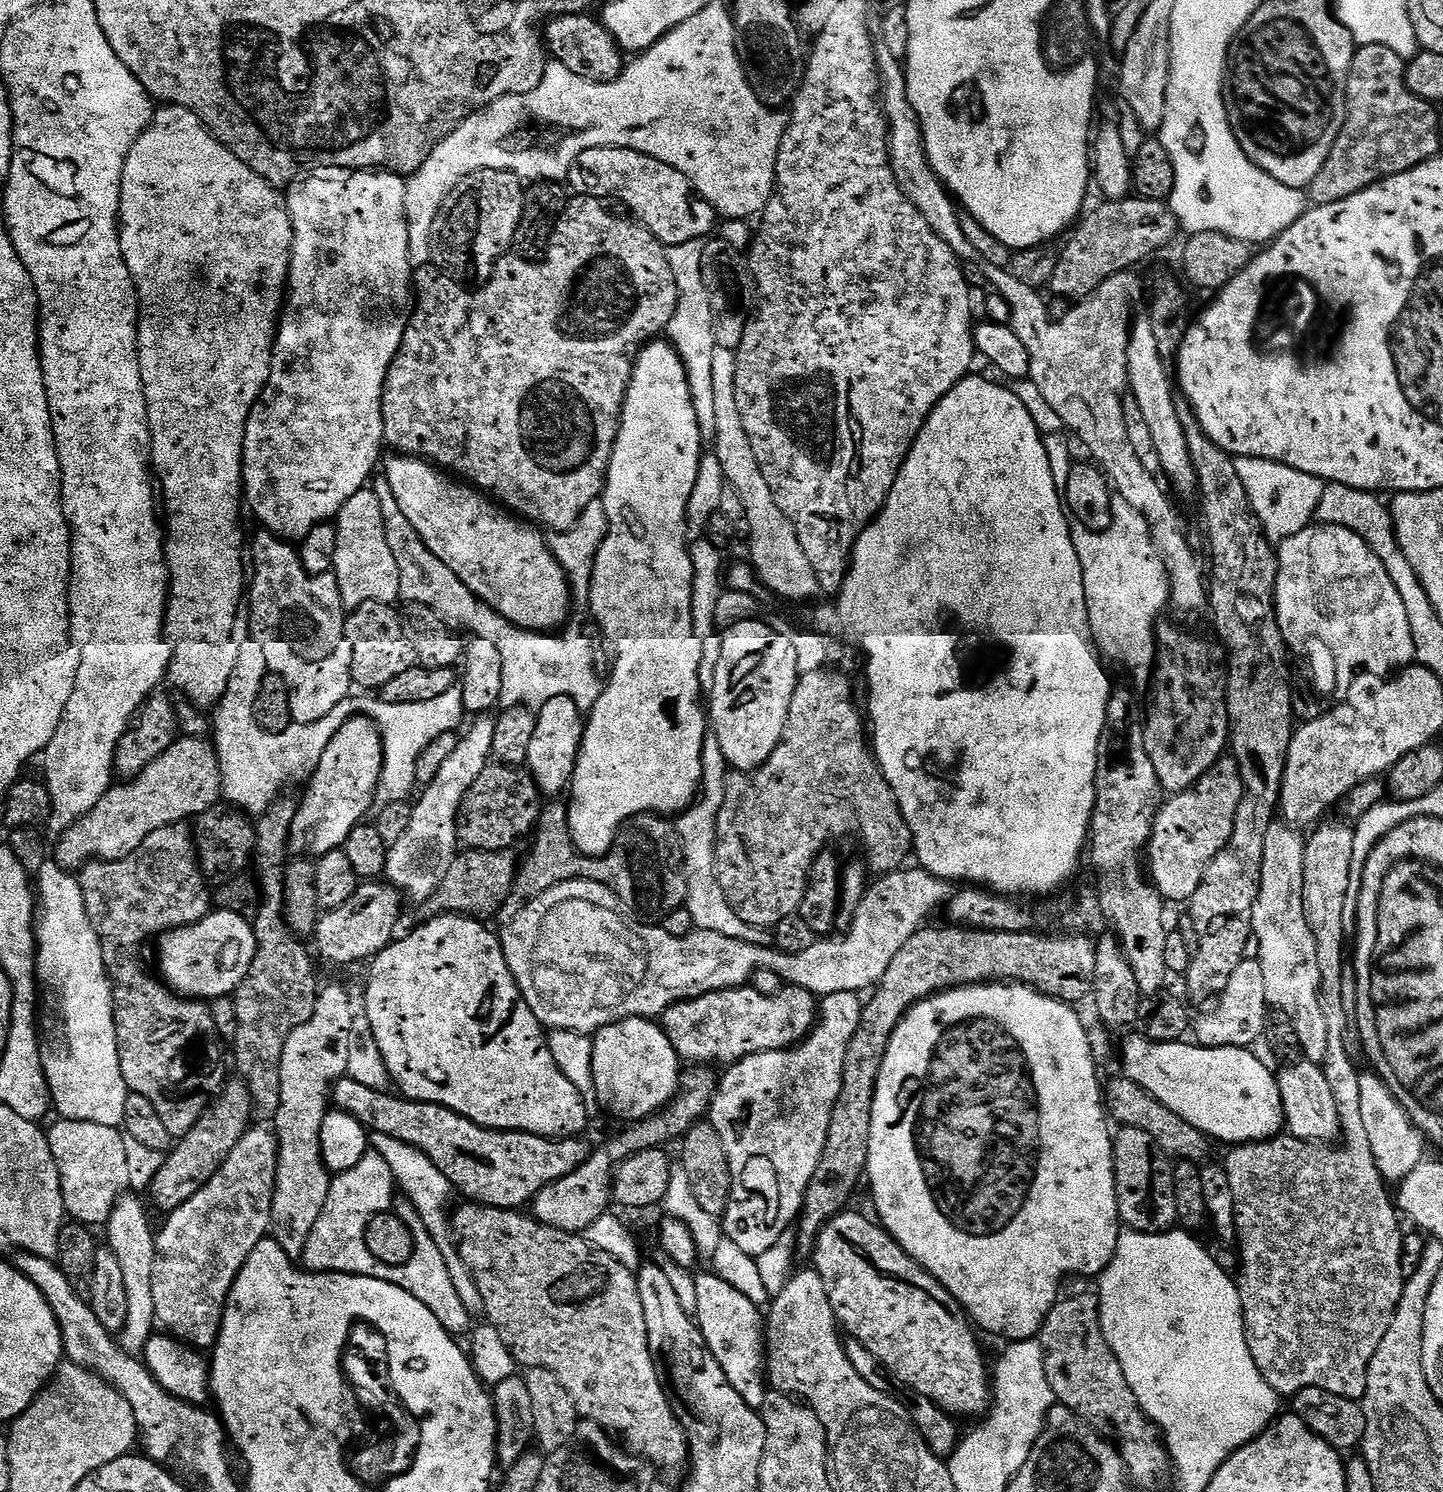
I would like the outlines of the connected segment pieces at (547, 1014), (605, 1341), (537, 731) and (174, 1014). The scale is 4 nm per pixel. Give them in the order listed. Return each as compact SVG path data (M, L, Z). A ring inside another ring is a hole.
M905 866L894 872L883 873L879 877L880 880L871 885L868 889L868 894L864 898L863 904L860 905L860 911L856 913L855 920L852 921L847 929L848 936L840 936L837 940L833 938L820 938L813 942L805 952L799 952L793 956L787 952L781 952L772 946L761 946L751 944L745 940L738 938L726 938L726 934L714 934L713 932L694 931L689 936L682 938L674 938L674 934L666 934L666 930L662 926L651 928L648 924L639 924L636 920L631 920L627 916L630 912L629 905L625 904L619 896L615 896L605 884L599 884L593 880L571 880L570 882L562 882L558 886L554 886L550 890L546 890L540 896L527 901L523 906L524 909L505 926L504 932L499 933L500 945L506 954L506 962L510 966L510 970L514 974L516 984L520 988L520 993L524 995L524 1001L530 1006L530 1010L534 1010L534 1014L540 1019L540 1023L545 1029L551 1030L561 1028L562 1030L574 1030L575 1032L583 1032L585 1034L595 1034L600 1029L616 1024L620 1020L635 1020L637 1018L660 1018L663 1017L664 1011L670 1006L674 1006L683 1000L693 1000L702 994L710 994L717 992L723 988L742 988L745 987L753 979L753 976L760 969L766 971L776 971L784 980L785 985L793 988L805 988L810 990L812 995L817 998L823 998L830 994L842 994L843 992L854 992L864 994L864 991L875 989L880 983L880 979L890 970L890 964L894 962L894 958L898 958L898 952L902 950L910 942L910 938L914 938L914 934L920 931L929 923L928 920L932 916L932 912L936 912L945 907L949 898L952 897L954 888L949 881L930 874L924 871L919 866Z
M464 1202L461 1205L461 1208L454 1212L452 1216L452 1231L460 1246L460 1256L468 1268L469 1274L472 1275L473 1282L476 1283L478 1290L482 1294L484 1299L483 1315L486 1317L487 1323L497 1328L498 1334L506 1342L506 1346L509 1347L510 1354L513 1355L517 1365L524 1370L530 1368L550 1370L556 1375L558 1382L562 1382L566 1394L570 1394L577 1413L583 1419L592 1420L595 1424L603 1426L609 1433L615 1434L622 1441L623 1447L627 1451L634 1456L639 1456L641 1460L647 1460L653 1468L661 1473L669 1474L668 1472L680 1471L683 1473L690 1460L688 1435L684 1433L680 1418L676 1415L673 1401L666 1391L661 1369L660 1372L656 1369L657 1357L654 1355L648 1341L646 1314L642 1314L642 1294L638 1294L637 1273L633 1269L626 1267L622 1262L618 1262L618 1258L614 1258L589 1244L583 1235L563 1232L561 1228L551 1228L545 1224L539 1224L535 1216L531 1214L525 1214L523 1211L510 1208L491 1208L485 1204L475 1202Z
M559 696L550 698L541 704L536 712L536 725L534 726L534 739L530 741L530 754L526 765L532 777L536 780L541 793L548 798L556 798L560 791L569 787L572 775L578 762L580 747L584 741L585 713L570 702L570 698Z
M187 823L162 826L162 830L154 830L154 834L150 834L150 838L146 838L146 842L142 842L142 846L138 846L138 850L134 850L134 854L130 854L121 860L93 860L91 864L87 864L79 871L78 879L84 891L84 897L86 898L86 910L90 914L92 925L96 928L96 932L102 942L102 958L106 962L108 976L112 979L112 997L116 1003L114 1018L116 1019L118 1048L120 1050L120 1061L122 1062L122 1076L126 1078L126 1086L128 1087L129 1093L137 1092L138 1094L142 1094L142 1098L150 1098L150 1102L154 1102L158 1114L162 1114L162 1122L166 1122L166 1130L170 1130L173 1138L184 1136L190 1129L196 1127L196 1123L202 1119L204 1113L208 1111L210 1105L213 1103L214 1097L226 1084L224 1071L227 1070L228 1064L224 1061L223 1052L226 1044L225 1041L220 1039L216 1019L214 1018L211 1007L207 1003L195 998L181 996L179 992L172 991L159 975L153 972L152 976L147 962L144 961L144 940L153 939L152 941L155 941L157 938L163 936L165 932L172 931L173 928L189 928L192 924L200 923L202 918L206 918L209 912L213 911L214 892L210 887L208 877L200 869L193 829Z

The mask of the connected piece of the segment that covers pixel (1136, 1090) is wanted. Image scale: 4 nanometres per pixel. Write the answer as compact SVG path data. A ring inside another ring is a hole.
M1127 1078L1119 1079L1112 1080L1109 1084L1107 1081L1106 1108L1115 1119L1117 1116L1121 1120L1119 1123L1123 1127L1146 1130L1156 1139L1158 1146L1162 1146L1162 1150L1170 1158L1175 1158L1177 1161L1204 1162L1209 1159L1209 1137L1198 1131L1194 1126L1190 1126L1190 1122L1186 1122L1186 1118L1178 1118L1178 1114L1174 1114L1174 1110L1162 1106L1162 1102L1158 1102L1158 1098L1154 1098L1154 1094L1142 1090L1142 1086L1138 1086L1138 1082Z

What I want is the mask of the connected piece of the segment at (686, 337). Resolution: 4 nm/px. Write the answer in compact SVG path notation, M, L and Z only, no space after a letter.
M701 240L671 244L667 247L670 274L674 274L674 282L680 291L676 312L670 318L666 329L667 339L684 364L685 376L693 400L696 401L696 414L701 433L712 434L716 430L714 418L714 380L712 363L716 339L712 329L712 307L706 290L706 282L702 278L702 250L705 243Z

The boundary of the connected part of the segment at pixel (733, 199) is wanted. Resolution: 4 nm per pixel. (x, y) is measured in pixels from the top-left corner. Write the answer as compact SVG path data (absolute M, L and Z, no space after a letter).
M714 2L710 6L706 6L706 10L694 14L694 18L682 22L682 26L667 32L657 44L639 53L633 60L636 61L633 64L631 61L618 79L605 84L594 84L587 81L586 78L577 76L560 63L548 62L544 65L542 82L538 82L538 86L534 90L530 90L524 96L503 96L501 100L495 100L487 108L473 111L465 116L463 120L457 123L453 132L449 132L444 140L434 146L434 150L428 155L426 162L422 162L419 170L407 177L404 185L406 190L404 213L408 223L409 237L416 238L416 236L420 236L422 240L428 239L430 226L434 222L442 202L450 194L450 190L454 190L454 186L458 186L458 182L462 182L462 178L470 175L471 172L481 172L485 168L486 170L509 172L522 182L564 182L567 181L570 166L574 166L578 154L582 154L582 150L594 150L595 148L625 148L626 150L634 150L638 154L646 154L650 158L658 158L658 162L666 162L666 166L674 166L674 170L681 172L692 184L692 189L696 194L703 198L721 217L730 220L748 220L749 218L759 217L768 204L770 197L774 195L776 159L780 149L780 140L784 137L786 116L785 113L783 116L780 112L771 112L760 101L763 99L750 86L742 62L736 53L736 27L732 24L729 5Z

